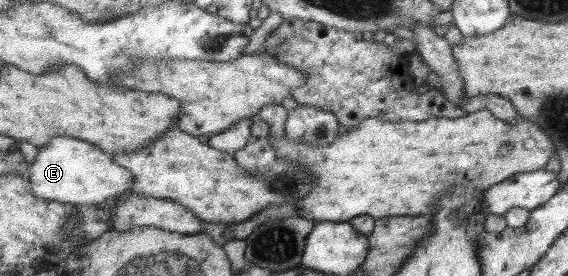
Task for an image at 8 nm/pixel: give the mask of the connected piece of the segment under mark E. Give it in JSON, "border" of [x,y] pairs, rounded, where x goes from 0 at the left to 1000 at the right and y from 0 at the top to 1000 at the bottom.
{"border":[[[100,496],[69,533],[65,565],[49,594],[49,659],[67,717],[132,743],[136,754],[171,746],[231,699],[236,630],[202,587],[199,562],[165,518],[125,496]]]}

